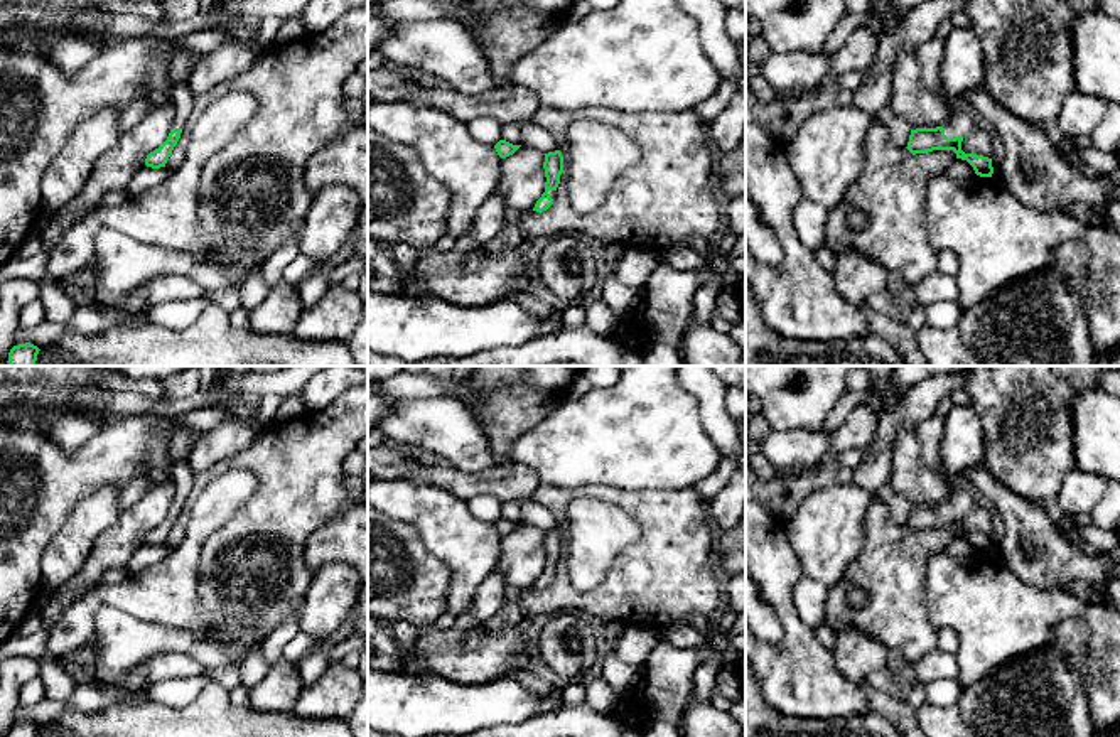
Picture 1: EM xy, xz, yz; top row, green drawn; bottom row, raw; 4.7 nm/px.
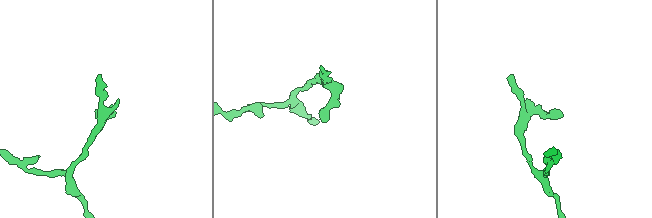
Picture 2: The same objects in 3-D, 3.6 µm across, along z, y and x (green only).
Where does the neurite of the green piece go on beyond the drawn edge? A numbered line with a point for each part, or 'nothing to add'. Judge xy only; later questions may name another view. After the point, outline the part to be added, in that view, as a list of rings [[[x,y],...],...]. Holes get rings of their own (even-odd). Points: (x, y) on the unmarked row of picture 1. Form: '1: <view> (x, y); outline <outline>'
1: xy (183, 476); outline [[[189,457],[175,462],[172,467],[170,467],[170,474],[169,477],[174,481],[175,484],[175,496],[174,496],[174,501],[172,501],[172,506],[170,508],[175,508],[175,506],[184,506],[184,503],[187,501],[189,498],[189,492],[192,489],[192,481],[194,481],[194,472],[192,469],[189,467],[189,462],[187,462]]]

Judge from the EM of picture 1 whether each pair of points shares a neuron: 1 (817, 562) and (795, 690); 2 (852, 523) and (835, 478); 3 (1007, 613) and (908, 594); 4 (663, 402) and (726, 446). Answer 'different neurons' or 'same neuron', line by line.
1: different neurons
2: different neurons
3: different neurons
4: different neurons

